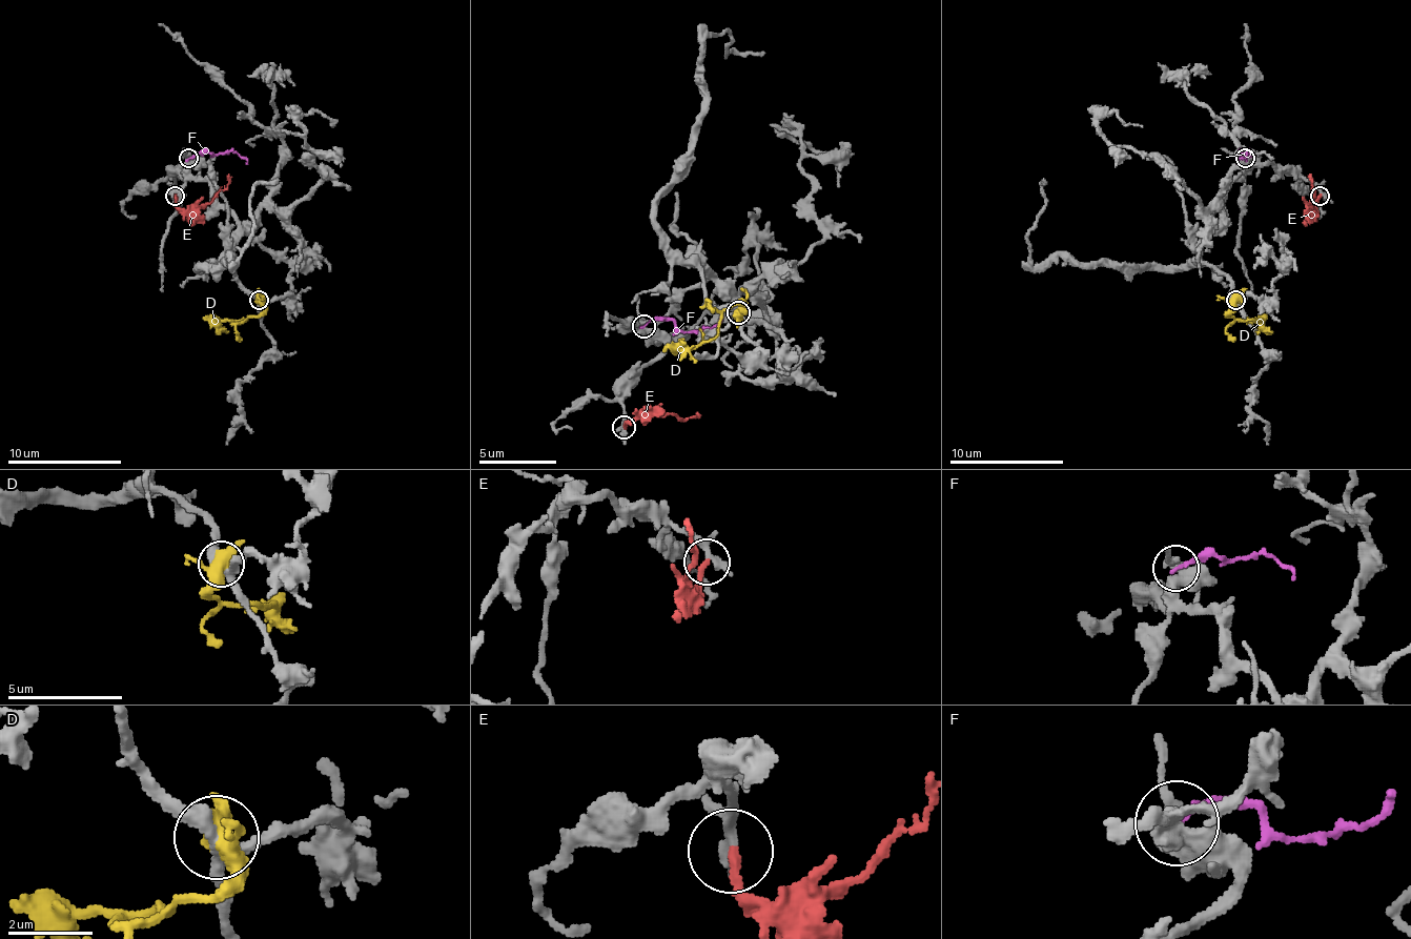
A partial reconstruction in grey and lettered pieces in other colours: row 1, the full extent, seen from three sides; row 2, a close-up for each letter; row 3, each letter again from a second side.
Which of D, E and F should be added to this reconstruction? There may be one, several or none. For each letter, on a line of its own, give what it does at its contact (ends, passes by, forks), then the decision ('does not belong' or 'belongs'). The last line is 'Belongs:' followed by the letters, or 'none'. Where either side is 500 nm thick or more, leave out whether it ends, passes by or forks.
D: it forks there; does not belong
E: it ends there; belongs
F: it ends there; does not belong
Belongs: E

